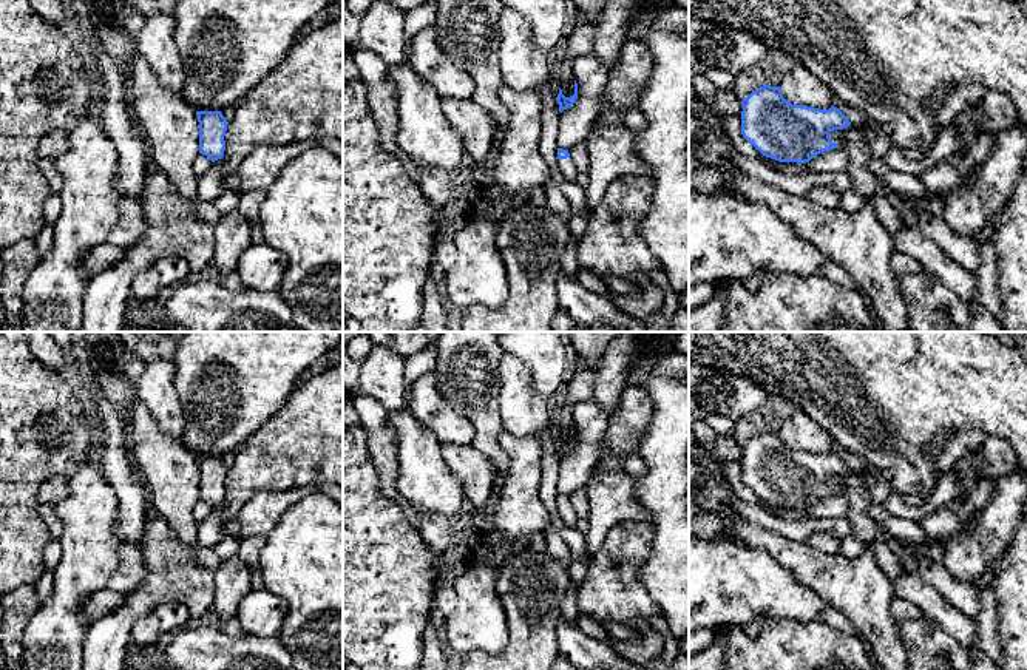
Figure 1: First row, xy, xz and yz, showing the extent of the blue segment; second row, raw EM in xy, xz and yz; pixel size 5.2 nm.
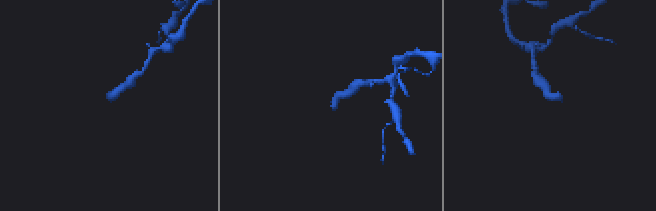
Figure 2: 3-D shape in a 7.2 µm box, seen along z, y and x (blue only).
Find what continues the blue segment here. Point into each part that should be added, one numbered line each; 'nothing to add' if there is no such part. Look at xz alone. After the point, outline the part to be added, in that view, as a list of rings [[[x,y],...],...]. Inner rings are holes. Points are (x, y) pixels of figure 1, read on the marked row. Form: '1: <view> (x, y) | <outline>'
1: xz (566, 165) | [[[567,157],[567,159],[558,159],[558,167],[559,167],[562,176],[564,176],[567,181],[575,182],[576,174],[578,174],[578,170],[576,170],[576,167],[575,167],[575,164],[571,162],[570,157]]]

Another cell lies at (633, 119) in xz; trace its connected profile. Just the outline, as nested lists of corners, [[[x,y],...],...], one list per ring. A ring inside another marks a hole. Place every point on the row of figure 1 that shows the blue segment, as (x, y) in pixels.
[[[638,108],[621,110],[621,122],[632,131],[639,131],[647,127],[647,119]]]

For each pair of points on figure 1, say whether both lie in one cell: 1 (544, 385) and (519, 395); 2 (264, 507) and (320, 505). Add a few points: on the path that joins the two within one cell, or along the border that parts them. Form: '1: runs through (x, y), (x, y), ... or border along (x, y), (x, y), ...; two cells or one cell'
1: border along (515, 357), (528, 369), (532, 386), (547, 400); two cells
2: border along (323, 493), (312, 491), (305, 494), (266, 534); two cells

